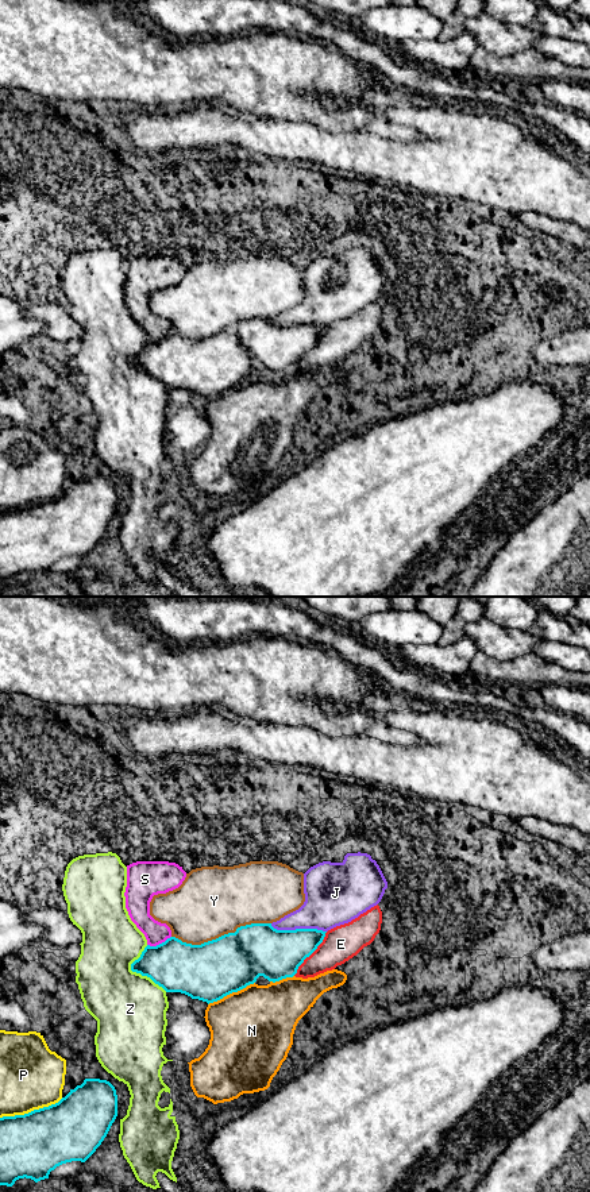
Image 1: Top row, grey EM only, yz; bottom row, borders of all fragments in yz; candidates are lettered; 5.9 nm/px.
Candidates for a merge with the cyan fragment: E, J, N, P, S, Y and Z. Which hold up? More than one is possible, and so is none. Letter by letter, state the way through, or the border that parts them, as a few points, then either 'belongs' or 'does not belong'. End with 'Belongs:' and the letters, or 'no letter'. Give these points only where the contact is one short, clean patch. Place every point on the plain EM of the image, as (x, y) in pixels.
E: does not belong
J: does not belong
N: does not belong
P: does not belong
S: does not belong
Y: does not belong
Z: does not belong
Belongs: no letter

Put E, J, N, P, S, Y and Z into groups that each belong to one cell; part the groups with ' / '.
E N / J Y / P / S / Z

